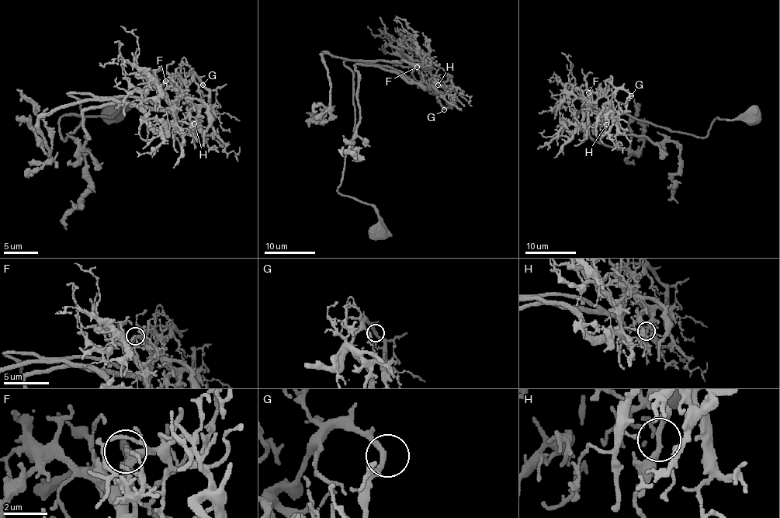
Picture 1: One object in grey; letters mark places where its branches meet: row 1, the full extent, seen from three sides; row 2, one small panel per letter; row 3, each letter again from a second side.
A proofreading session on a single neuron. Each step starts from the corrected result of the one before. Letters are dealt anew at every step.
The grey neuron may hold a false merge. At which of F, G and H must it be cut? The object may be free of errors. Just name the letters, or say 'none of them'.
F

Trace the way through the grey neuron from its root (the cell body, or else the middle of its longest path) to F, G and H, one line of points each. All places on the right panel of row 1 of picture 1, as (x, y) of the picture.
F: (754, 114), (743, 119), (717, 118), (705, 137), (695, 137), (582, 102), (584, 127), (588, 93)
G: (754, 114), (743, 119), (717, 118), (705, 137), (695, 137), (582, 102), (604, 114), (618, 89), (631, 95)
H: (754, 114), (717, 118), (705, 137), (695, 137), (582, 102), (604, 114), (607, 104), (606, 124)

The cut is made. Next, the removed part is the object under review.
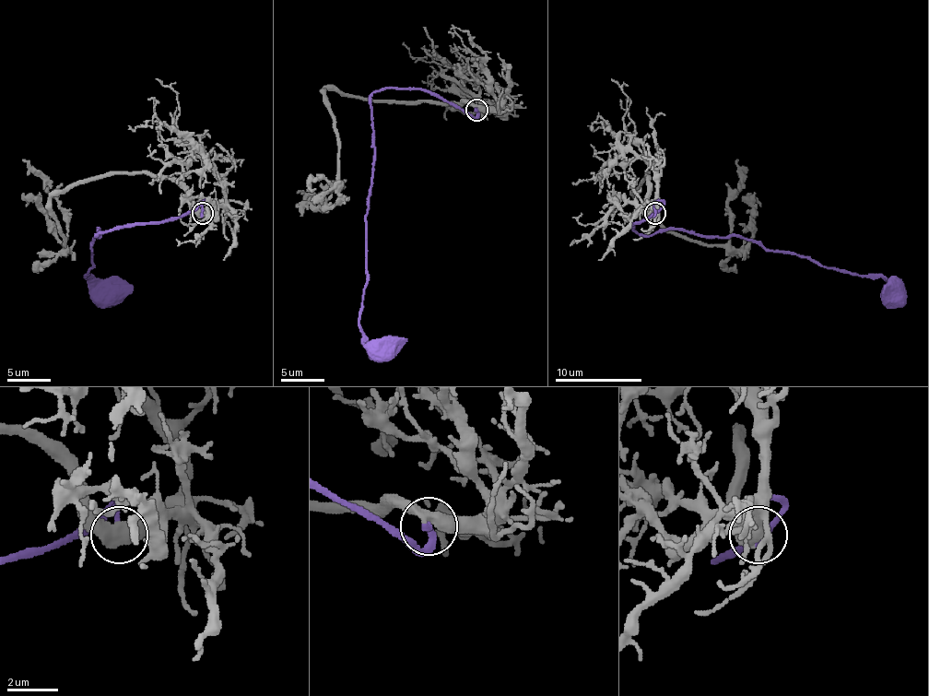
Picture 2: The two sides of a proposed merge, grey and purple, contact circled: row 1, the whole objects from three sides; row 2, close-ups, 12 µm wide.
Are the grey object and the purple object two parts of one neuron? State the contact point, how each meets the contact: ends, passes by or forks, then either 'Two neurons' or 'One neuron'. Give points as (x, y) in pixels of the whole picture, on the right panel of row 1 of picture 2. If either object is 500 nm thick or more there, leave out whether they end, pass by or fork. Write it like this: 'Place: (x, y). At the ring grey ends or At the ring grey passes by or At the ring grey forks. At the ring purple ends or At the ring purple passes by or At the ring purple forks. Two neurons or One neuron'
Place: (655, 213). One neuron

